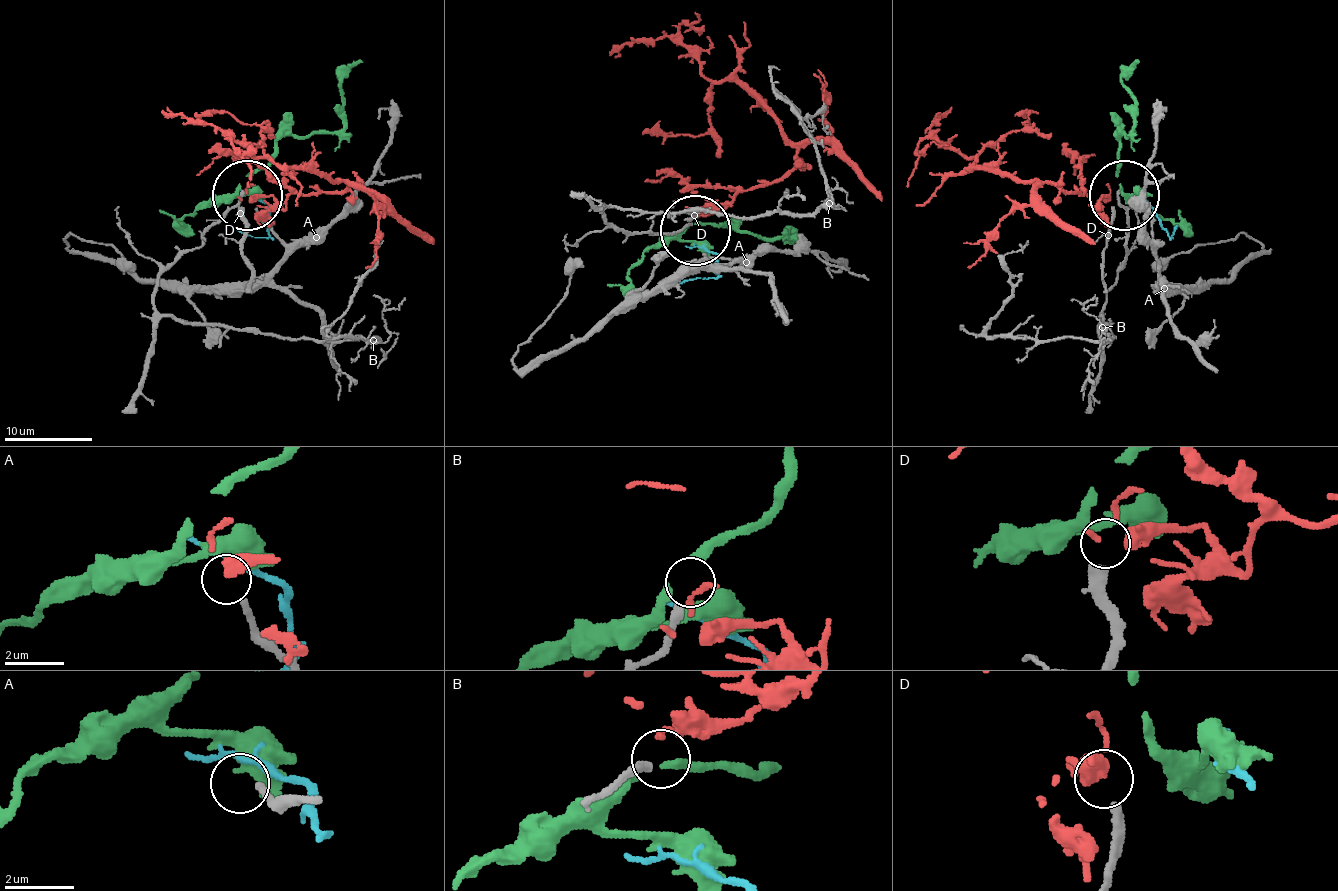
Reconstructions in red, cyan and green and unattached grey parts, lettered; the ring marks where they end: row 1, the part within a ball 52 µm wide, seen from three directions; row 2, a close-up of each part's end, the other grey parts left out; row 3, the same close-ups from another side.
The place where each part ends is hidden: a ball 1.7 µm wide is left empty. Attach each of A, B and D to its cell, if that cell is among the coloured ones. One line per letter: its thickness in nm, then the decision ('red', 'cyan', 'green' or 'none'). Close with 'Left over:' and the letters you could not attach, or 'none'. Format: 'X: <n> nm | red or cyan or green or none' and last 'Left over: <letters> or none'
A: 200 nm | none
B: 260 nm | none
D: 400 nm | none
Left over: A, B, D

